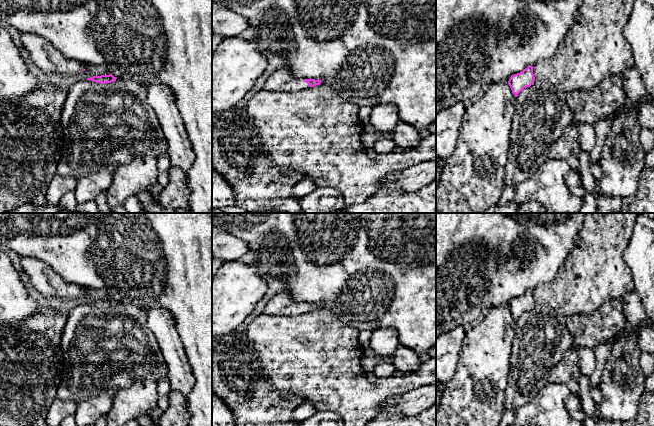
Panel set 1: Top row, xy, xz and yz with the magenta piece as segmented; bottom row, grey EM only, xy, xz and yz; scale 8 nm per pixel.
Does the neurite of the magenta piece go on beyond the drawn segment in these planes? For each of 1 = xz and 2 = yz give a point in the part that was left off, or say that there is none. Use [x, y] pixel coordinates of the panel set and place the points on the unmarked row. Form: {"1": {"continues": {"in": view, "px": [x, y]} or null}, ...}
{"1": {"continues": {"in": "xz", "px": [281, 304]}}, "2": {"continues": null}}

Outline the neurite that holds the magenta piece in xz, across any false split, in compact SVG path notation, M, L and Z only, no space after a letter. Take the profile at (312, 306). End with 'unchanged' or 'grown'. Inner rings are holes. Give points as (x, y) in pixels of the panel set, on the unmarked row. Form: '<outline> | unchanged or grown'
M285 291L275 295L265 306L263 314L291 316L320 309L321 304L297 302Z | grown

